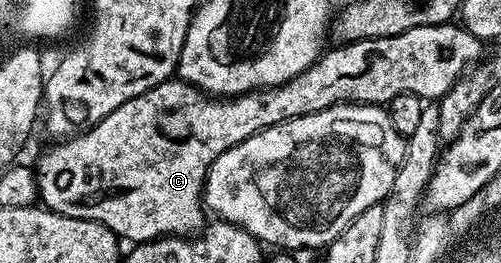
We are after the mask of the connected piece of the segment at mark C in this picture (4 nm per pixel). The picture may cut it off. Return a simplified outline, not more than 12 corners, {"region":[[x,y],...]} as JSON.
{"region":[[449,21],[217,97],[179,77],[53,142],[39,202],[132,245],[206,226],[210,165],[339,103],[439,101]]}

